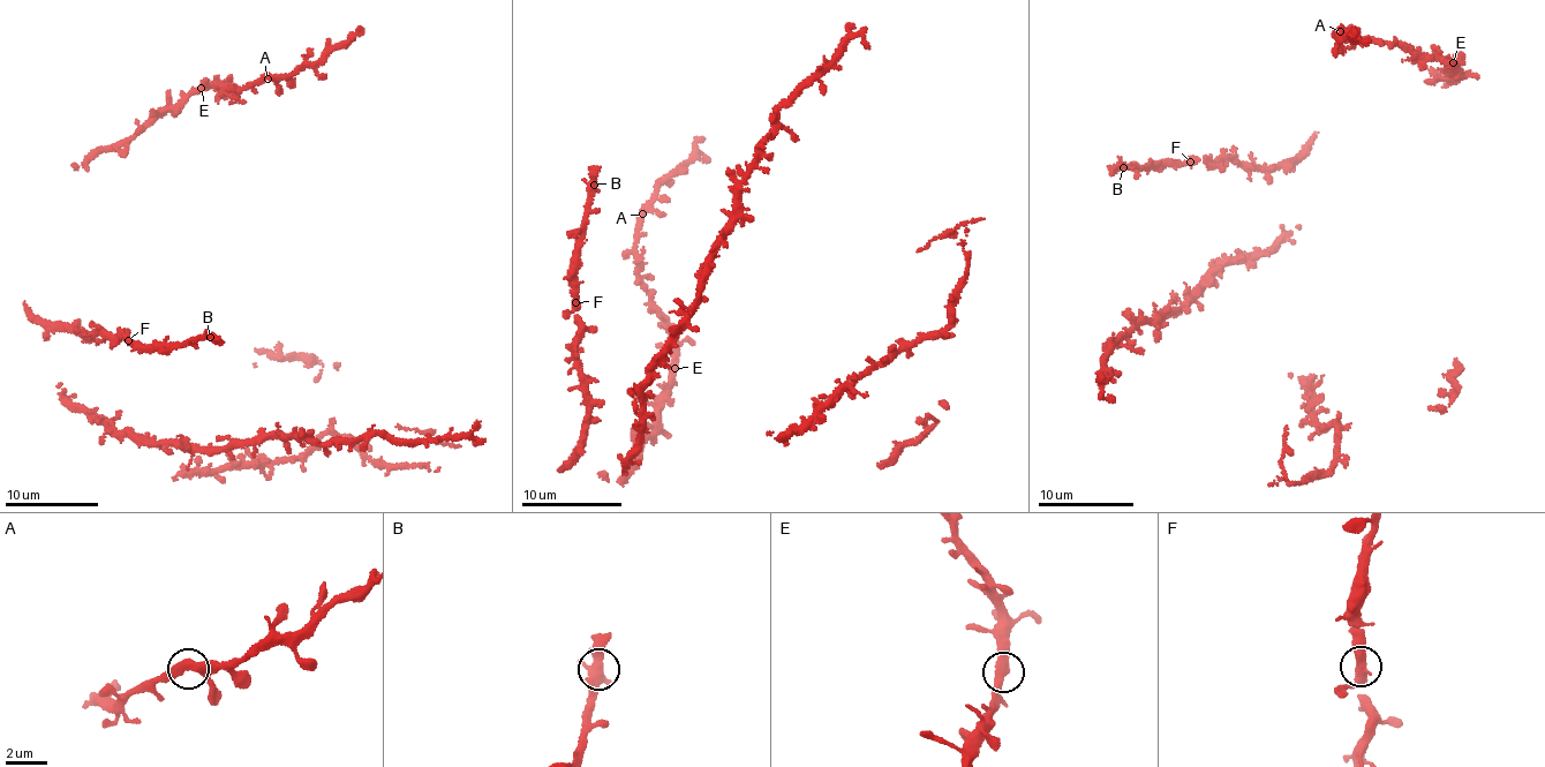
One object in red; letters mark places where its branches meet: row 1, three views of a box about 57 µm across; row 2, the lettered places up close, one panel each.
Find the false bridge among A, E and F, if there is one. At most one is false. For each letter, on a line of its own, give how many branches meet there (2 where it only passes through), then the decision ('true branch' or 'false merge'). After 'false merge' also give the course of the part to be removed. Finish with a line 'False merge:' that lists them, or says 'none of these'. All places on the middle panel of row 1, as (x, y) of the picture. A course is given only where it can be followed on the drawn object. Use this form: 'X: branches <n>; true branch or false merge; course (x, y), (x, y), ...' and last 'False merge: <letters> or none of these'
A: branches 2; true branch
E: branches 2; true branch
F: branches 2; true branch
False merge: none of these

